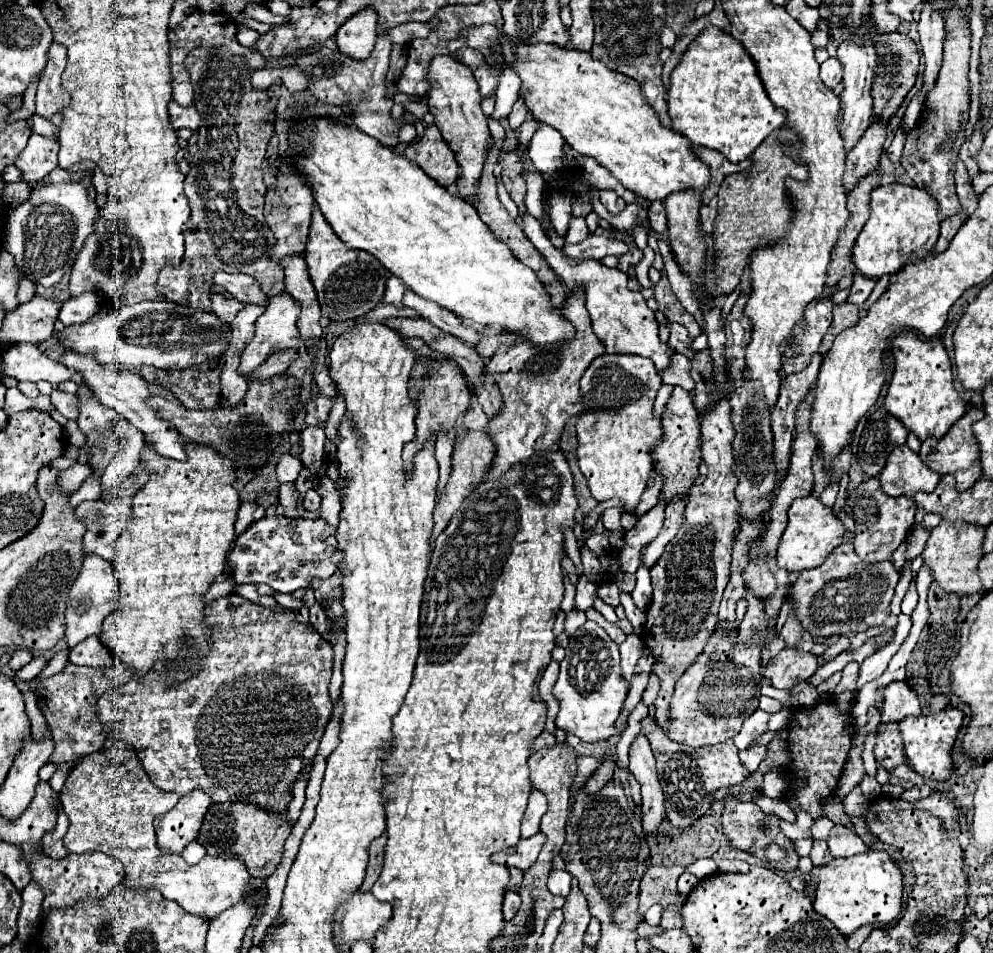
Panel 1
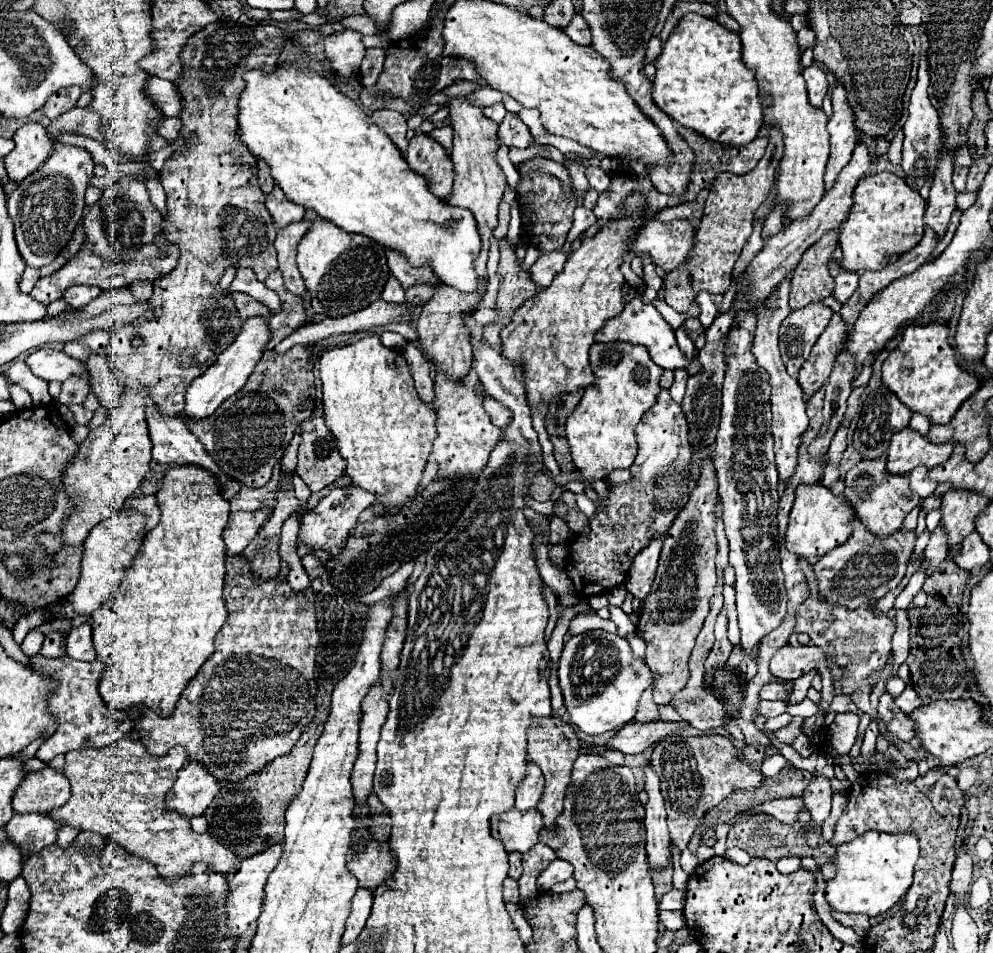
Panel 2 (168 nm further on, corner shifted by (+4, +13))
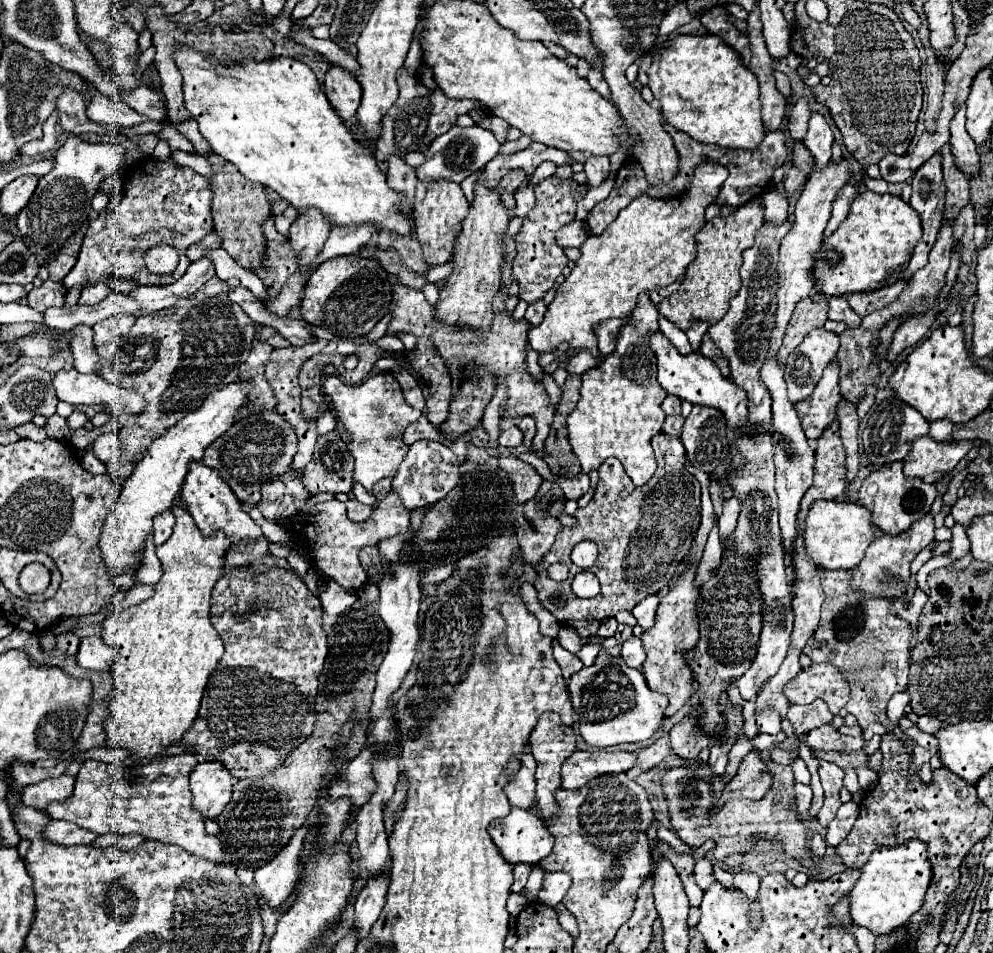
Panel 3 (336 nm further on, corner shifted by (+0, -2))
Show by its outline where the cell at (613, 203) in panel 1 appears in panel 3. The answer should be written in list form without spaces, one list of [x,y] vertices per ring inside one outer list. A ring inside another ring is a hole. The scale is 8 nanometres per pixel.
[[[588,156],[584,162],[584,172],[588,176],[590,186],[600,186],[610,172],[610,158],[608,156]]]

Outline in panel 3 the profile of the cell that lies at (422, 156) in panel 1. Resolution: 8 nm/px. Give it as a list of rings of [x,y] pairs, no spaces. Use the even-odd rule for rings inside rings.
[[[438,180],[438,182],[418,182],[416,198],[414,198],[414,224],[416,238],[422,246],[422,256],[428,266],[446,264],[452,258],[452,248],[456,242],[456,232],[460,232],[460,220],[468,214],[468,202],[460,184]]]

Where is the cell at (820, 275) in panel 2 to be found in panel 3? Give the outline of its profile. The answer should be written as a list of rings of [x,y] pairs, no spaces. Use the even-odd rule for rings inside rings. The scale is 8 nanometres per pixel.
[[[800,300],[794,308],[794,314],[788,322],[786,334],[784,334],[784,342],[780,346],[780,352],[776,354],[776,360],[780,360],[780,364],[786,364],[786,358],[790,352],[794,352],[794,348],[804,340],[804,336],[812,330],[812,328],[822,328],[826,322],[828,314],[828,302],[814,302],[814,300]]]

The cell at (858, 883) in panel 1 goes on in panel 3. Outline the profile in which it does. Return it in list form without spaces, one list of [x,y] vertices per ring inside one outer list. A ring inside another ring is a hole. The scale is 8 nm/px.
[[[910,840],[896,848],[876,848],[862,868],[862,876],[850,892],[850,916],[856,926],[868,928],[874,936],[888,934],[912,918],[924,904],[924,894],[932,882],[932,864],[924,842]]]

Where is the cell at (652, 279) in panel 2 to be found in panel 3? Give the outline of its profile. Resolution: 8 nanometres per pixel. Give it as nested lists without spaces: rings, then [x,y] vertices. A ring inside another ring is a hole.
[[[644,292],[636,312],[620,328],[616,350],[600,366],[582,374],[580,400],[568,416],[568,438],[584,474],[600,468],[610,456],[622,462],[636,486],[644,486],[656,472],[650,438],[662,430],[666,414],[660,404],[668,394],[656,380],[656,356],[648,344],[650,330],[658,330],[658,310]]]

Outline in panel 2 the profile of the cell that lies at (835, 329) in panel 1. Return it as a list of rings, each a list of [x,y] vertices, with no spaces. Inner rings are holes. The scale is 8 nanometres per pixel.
[[[832,313],[832,319],[828,323],[828,327],[824,329],[824,333],[818,337],[816,345],[812,347],[812,353],[808,357],[808,361],[802,365],[800,375],[798,375],[798,383],[802,385],[806,399],[818,391],[824,381],[830,377],[830,371],[834,367],[836,355],[840,353],[840,345],[844,341],[848,327],[842,319],[840,313]]]

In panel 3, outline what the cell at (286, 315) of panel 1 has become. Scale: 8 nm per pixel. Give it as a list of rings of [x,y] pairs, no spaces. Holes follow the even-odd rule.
[[[236,382],[212,392],[198,410],[188,412],[188,416],[184,416],[172,430],[168,430],[164,436],[158,436],[150,444],[144,458],[136,464],[132,476],[124,482],[118,508],[108,518],[100,538],[102,558],[112,574],[120,574],[122,570],[138,564],[138,550],[144,548],[146,538],[152,534],[152,518],[158,512],[170,510],[174,498],[180,496],[180,484],[184,484],[188,464],[202,460],[204,450],[232,426],[234,412],[246,404],[246,394],[250,388],[250,382]]]

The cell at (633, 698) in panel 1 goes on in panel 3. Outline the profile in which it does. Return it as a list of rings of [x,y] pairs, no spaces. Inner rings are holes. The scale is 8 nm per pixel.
[[[632,636],[628,638],[624,644],[622,644],[622,658],[624,662],[630,666],[630,668],[640,668],[642,662],[644,662],[644,648],[642,648],[642,642],[640,638]]]

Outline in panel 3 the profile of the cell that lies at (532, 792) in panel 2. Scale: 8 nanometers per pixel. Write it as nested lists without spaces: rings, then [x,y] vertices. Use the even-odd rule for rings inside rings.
[[[526,746],[522,756],[520,756],[518,774],[512,776],[512,780],[508,780],[508,784],[504,786],[504,792],[506,792],[512,806],[518,806],[518,808],[524,808],[524,810],[532,808],[532,802],[536,798],[534,770],[536,770],[536,762],[534,762],[534,756],[530,752],[530,746]]]

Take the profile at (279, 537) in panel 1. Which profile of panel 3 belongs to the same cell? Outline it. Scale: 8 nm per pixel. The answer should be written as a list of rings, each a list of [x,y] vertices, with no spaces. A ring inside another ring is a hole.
[[[418,440],[410,446],[406,458],[402,460],[398,474],[394,476],[392,488],[404,500],[404,506],[408,510],[428,506],[428,504],[432,506],[436,504],[436,500],[442,500],[458,484],[462,464],[464,464],[464,458],[458,458],[456,454],[452,454],[452,450],[444,448],[444,444],[430,442],[430,440]]]

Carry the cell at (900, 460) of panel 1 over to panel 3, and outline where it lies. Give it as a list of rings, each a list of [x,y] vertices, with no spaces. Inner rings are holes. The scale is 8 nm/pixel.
[[[922,436],[912,444],[912,450],[904,458],[904,474],[912,478],[924,478],[932,472],[950,472],[970,452],[972,442],[938,442],[932,436]]]

